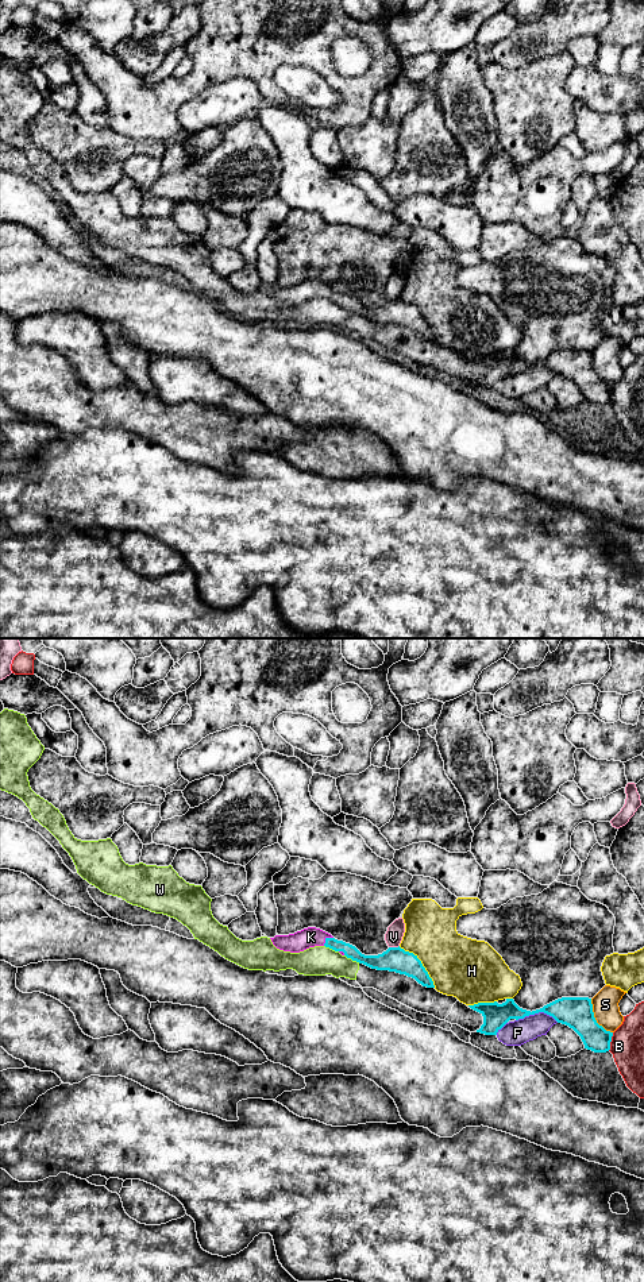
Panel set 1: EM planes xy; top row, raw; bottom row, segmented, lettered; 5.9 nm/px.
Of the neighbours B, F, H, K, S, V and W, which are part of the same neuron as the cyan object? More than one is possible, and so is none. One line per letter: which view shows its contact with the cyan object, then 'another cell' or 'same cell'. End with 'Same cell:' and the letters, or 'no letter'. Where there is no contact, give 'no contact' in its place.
B: xy | another cell
F: xy | another cell
H: xy | another cell
K: xy | same cell
S: xy | another cell
V: xy | another cell
W: xy | another cell
Same cell: K

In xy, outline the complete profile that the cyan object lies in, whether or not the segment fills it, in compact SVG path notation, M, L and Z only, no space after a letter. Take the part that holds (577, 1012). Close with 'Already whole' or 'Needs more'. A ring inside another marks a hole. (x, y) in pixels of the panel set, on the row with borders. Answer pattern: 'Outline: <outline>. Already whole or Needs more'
Outline: M562 997L532 1012L520 1008L513 999L506 999L502 1004L494 1001L478 1003L468 1007L483 1016L483 1024L477 1032L485 1035L497 1035L510 1019L518 1020L544 1012L558 1023L572 1028L581 1036L585 1049L594 1053L606 1053L610 1050L613 1032L606 1031L597 1023L591 999L589 997Z. Already whole

